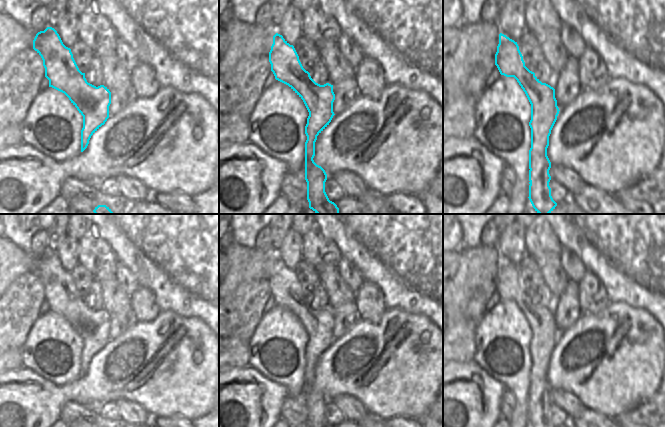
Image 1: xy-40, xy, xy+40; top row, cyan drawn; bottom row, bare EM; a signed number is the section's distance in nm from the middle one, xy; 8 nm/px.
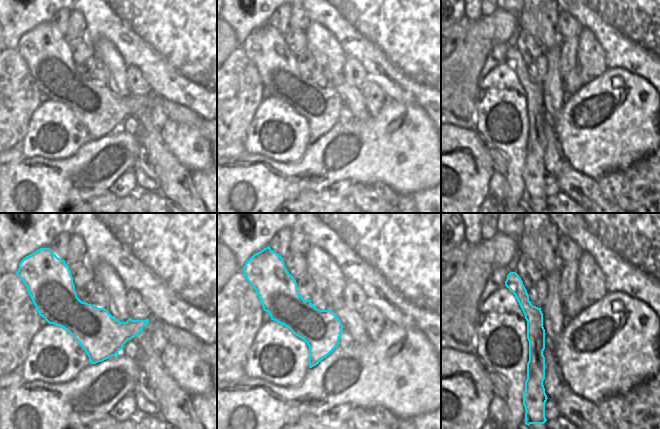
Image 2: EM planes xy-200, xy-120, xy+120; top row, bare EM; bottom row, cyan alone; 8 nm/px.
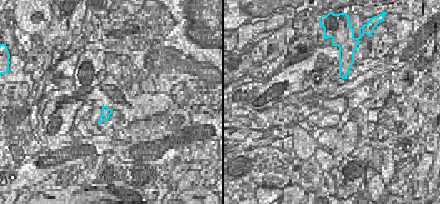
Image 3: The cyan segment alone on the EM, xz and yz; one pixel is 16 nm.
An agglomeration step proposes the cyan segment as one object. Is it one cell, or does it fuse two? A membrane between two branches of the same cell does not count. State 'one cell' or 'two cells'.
two cells

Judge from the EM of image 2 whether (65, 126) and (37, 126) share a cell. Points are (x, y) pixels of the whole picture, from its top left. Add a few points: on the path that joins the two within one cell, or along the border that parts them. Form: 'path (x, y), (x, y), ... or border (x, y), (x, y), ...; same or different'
path (58, 122), (50, 120), (44, 123); same

